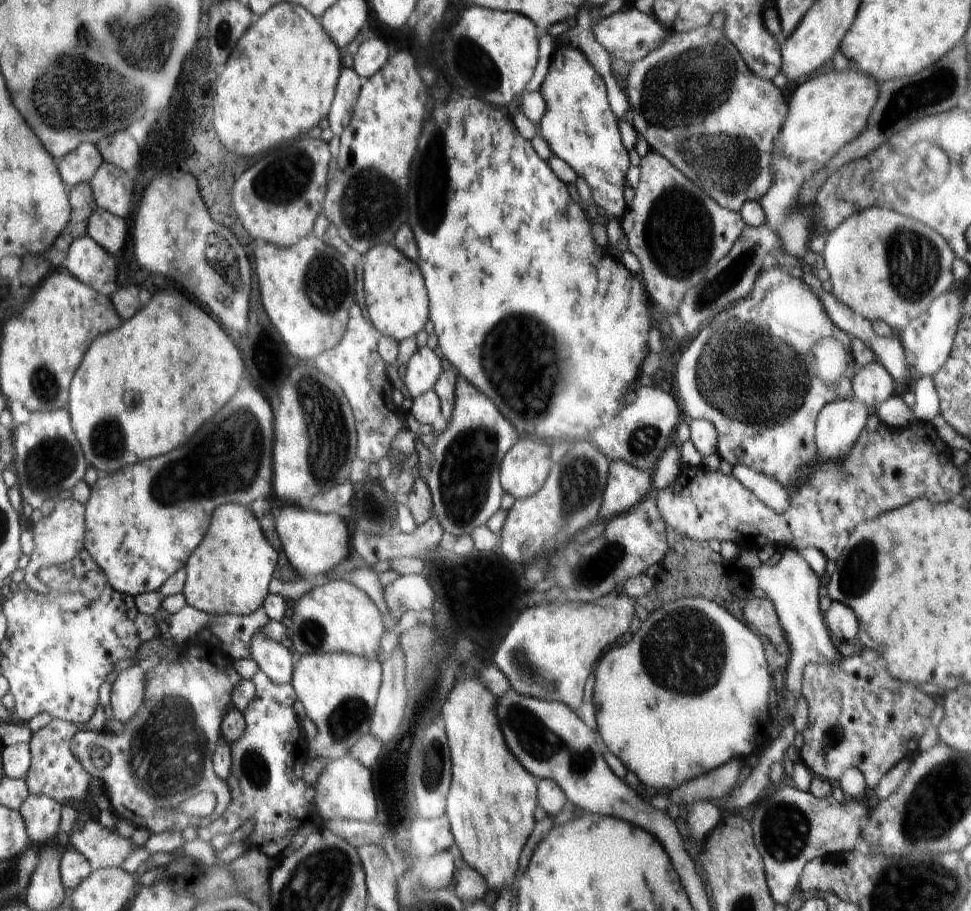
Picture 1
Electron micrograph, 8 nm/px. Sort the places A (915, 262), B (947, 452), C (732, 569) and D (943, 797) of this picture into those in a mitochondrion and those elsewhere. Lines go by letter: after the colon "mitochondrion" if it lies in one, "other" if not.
A: mitochondrion
B: other
C: other
D: mitochondrion

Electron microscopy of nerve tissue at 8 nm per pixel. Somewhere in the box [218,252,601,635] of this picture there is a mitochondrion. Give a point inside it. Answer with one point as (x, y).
(508, 368)

